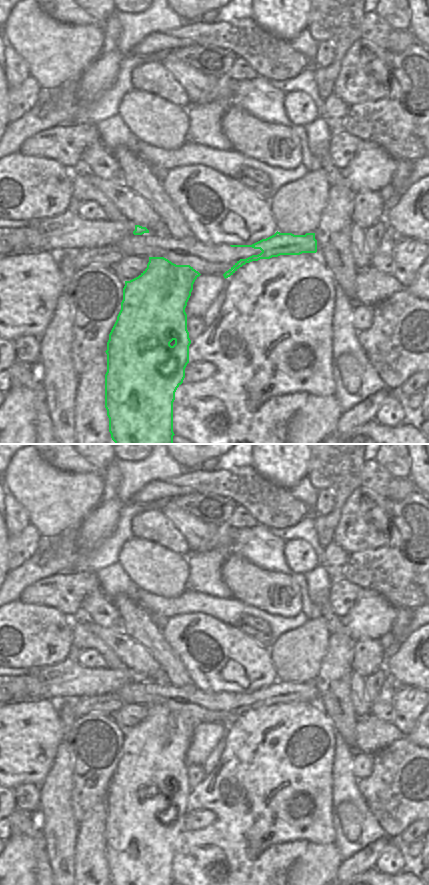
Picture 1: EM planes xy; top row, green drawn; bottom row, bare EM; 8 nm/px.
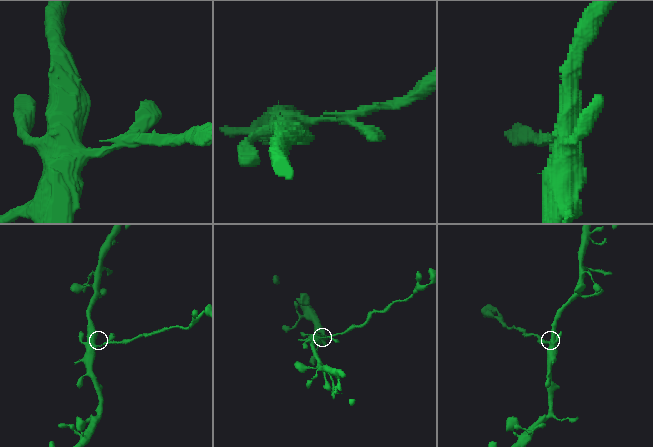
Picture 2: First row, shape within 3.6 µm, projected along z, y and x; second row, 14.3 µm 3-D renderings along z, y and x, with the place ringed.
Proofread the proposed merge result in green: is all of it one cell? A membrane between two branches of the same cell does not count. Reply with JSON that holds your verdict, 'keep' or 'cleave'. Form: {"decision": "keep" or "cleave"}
{"decision": "cleave"}

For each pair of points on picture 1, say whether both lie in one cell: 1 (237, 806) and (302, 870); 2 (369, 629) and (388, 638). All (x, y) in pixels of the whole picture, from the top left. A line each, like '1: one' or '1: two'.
1: two
2: two

